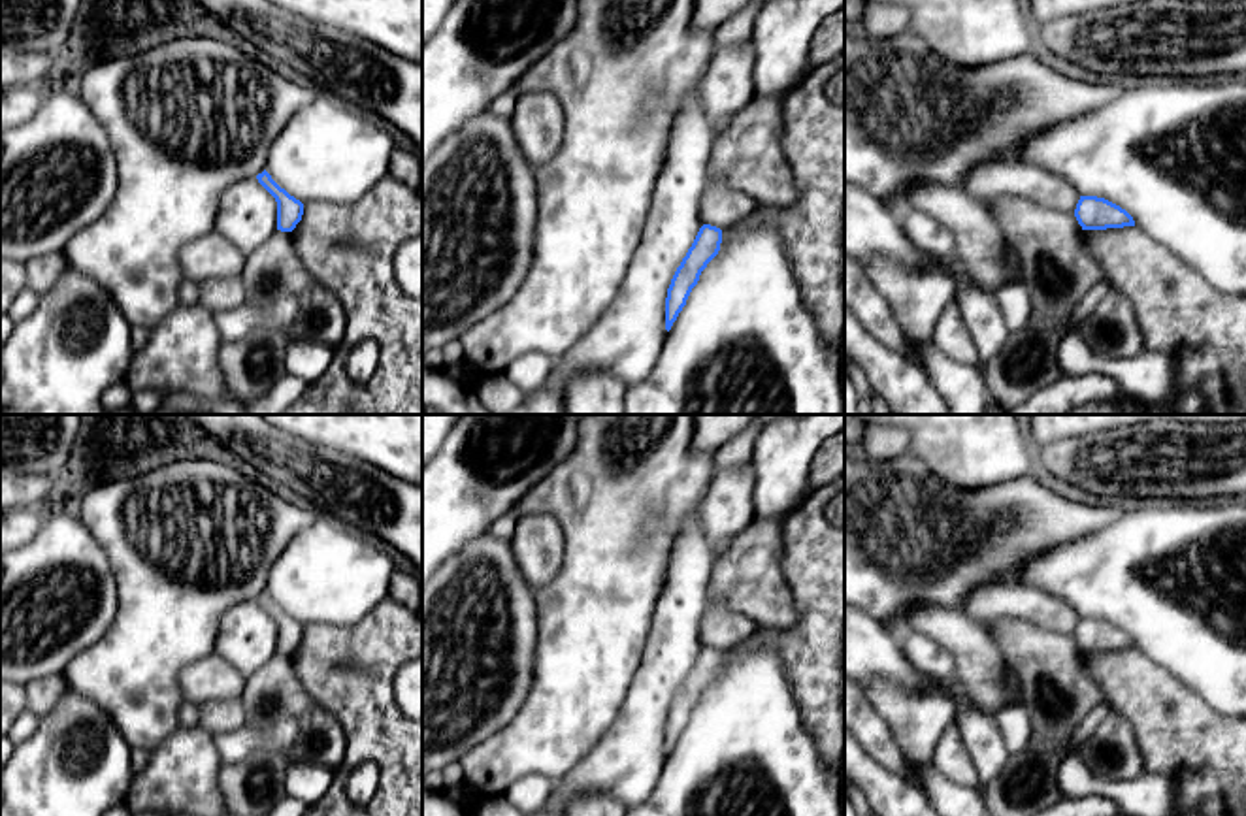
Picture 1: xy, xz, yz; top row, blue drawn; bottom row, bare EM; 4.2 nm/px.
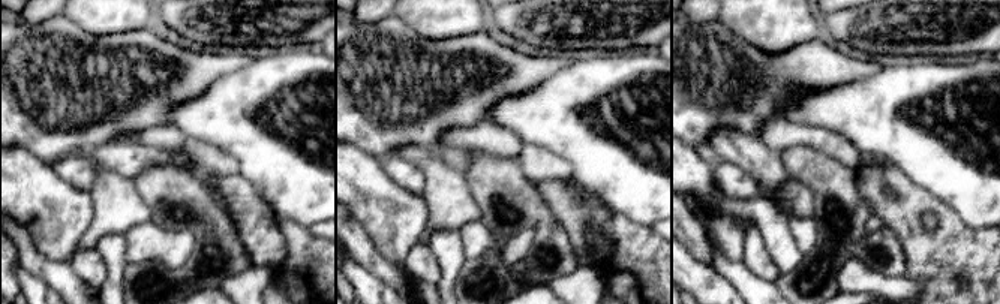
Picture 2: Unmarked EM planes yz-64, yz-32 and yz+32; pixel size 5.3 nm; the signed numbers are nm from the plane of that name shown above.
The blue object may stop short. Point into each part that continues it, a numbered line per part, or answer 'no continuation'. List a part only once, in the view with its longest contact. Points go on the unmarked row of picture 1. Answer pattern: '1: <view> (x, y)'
1: xz (721, 628)

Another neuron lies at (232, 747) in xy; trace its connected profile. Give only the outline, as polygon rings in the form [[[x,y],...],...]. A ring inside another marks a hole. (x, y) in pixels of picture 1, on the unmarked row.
[[[279,720],[266,729],[243,726],[239,729],[215,735],[215,752],[221,763],[238,763],[258,752],[285,752],[298,735],[294,720]]]

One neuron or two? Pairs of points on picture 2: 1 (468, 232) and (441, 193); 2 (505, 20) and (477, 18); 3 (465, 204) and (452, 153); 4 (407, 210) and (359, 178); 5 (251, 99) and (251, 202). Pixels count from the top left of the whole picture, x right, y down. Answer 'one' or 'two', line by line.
1: two
2: two
3: two
4: one
5: two

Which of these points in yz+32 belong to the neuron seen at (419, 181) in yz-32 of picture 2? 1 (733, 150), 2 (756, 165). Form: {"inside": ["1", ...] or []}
{"inside": []}

